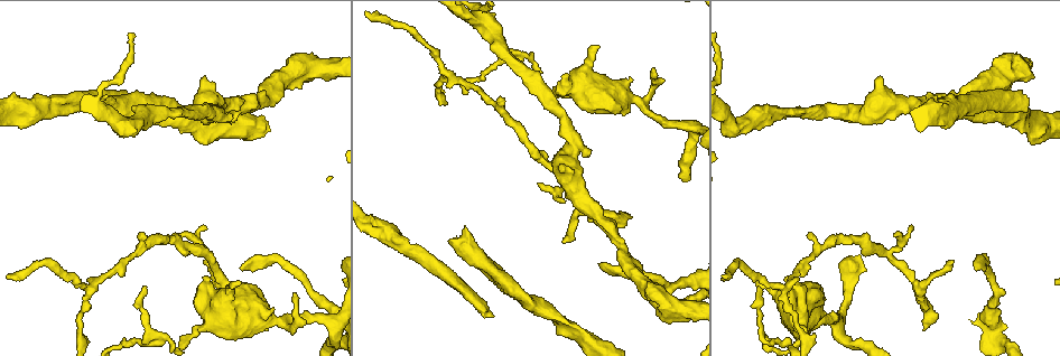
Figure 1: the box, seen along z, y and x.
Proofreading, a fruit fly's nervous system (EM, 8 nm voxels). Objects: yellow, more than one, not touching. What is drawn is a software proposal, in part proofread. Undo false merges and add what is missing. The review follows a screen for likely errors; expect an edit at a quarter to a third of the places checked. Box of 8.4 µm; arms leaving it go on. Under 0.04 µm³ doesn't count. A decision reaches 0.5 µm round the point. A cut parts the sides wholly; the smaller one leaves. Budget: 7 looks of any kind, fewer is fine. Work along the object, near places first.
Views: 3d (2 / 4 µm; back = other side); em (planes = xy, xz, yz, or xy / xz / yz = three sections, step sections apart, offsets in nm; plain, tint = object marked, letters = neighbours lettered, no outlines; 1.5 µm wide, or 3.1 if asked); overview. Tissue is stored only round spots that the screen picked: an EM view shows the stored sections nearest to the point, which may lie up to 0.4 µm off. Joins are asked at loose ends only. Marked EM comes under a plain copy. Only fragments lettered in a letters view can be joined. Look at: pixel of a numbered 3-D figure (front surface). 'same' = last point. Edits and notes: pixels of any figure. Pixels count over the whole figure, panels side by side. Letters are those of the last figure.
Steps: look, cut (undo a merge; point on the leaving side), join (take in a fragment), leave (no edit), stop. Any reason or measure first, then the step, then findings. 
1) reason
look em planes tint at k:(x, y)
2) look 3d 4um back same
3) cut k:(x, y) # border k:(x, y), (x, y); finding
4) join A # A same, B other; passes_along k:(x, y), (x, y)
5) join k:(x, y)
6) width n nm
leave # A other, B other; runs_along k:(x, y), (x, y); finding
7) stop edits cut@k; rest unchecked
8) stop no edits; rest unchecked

abrupt turn
look em planes tint at 1:(187, 337)

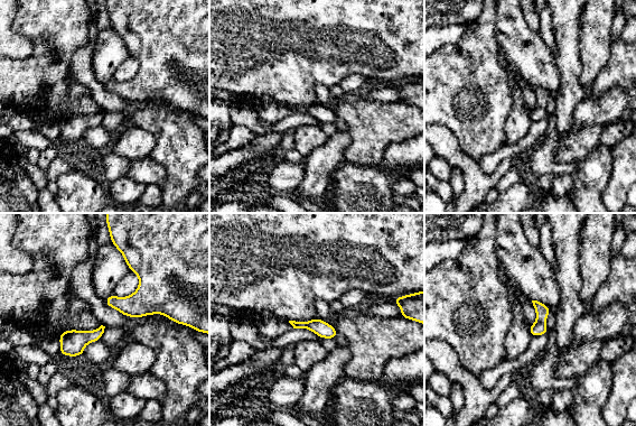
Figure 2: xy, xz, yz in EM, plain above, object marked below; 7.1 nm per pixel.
look em planes letters same

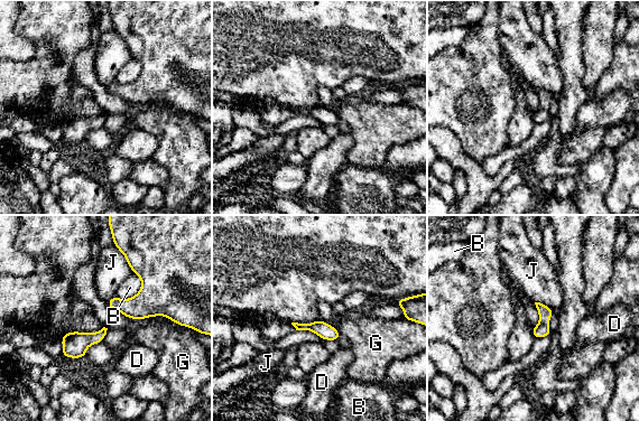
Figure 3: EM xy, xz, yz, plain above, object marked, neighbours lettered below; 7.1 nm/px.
cut 3:(539, 330) # B other, D other, G other, J other; border 3:(539, 321), (547, 325); two neurons meet here

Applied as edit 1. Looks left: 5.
tapers out
look em planes letters at 1:(241, 268)

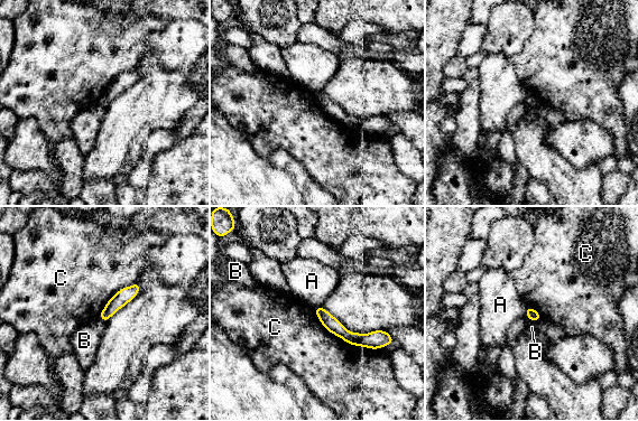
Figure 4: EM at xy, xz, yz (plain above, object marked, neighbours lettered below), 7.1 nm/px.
leave # A other, B other, C other; runs_along 4:(317, 309), (351, 338), (380, 337); none of them fits

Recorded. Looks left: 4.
free end
look 3d 2um at 1:(1026, 105)

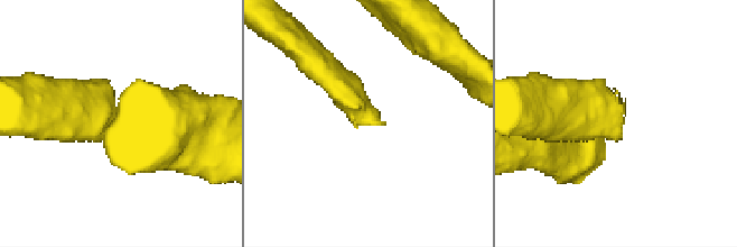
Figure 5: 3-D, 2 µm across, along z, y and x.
look em xz step 4 letters at 5:(385, 121)

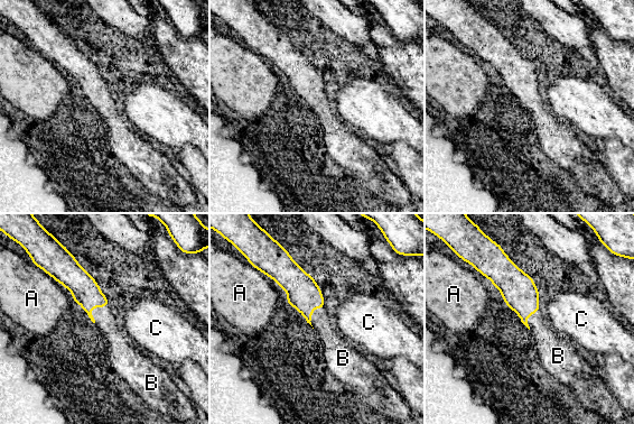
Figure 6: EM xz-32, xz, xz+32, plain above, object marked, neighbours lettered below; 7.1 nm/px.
join B # A other, B same, C other; passes_along 6:(85, 291), (93, 306), (105, 320); it goes on there

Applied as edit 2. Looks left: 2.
stop edits cut@3, join@6; rest unchecked

